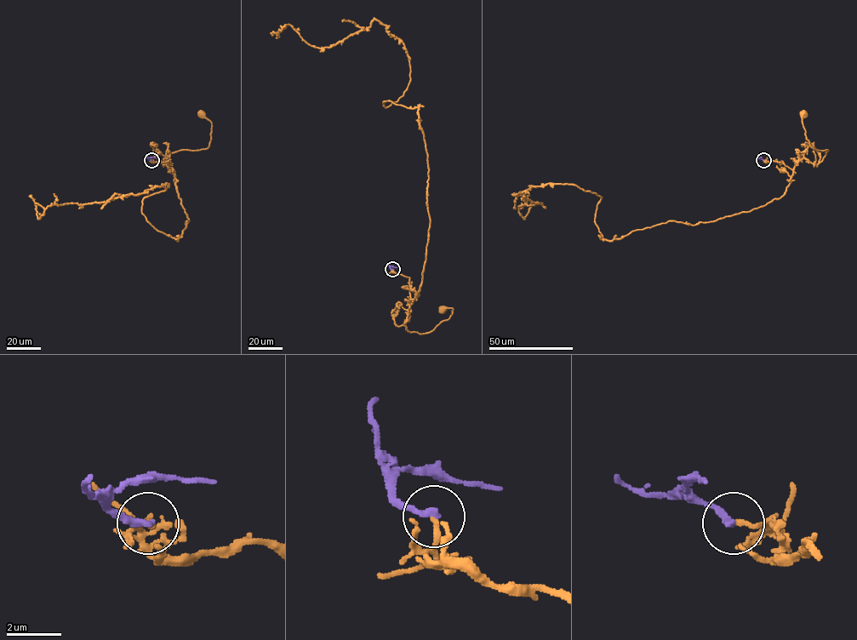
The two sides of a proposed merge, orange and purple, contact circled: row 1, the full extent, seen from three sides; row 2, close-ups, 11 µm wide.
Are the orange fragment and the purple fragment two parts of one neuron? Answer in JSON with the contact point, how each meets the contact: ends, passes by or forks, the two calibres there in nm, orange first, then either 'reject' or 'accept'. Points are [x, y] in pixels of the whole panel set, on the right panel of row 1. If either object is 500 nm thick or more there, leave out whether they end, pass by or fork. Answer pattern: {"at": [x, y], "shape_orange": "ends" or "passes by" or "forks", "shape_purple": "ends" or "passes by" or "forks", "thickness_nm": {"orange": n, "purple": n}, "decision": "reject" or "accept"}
{"at": [763, 160], "shape_orange": "ends", "shape_purple": "ends", "thickness_nm": {"orange": 180, "purple": 240}, "decision": "reject"}

